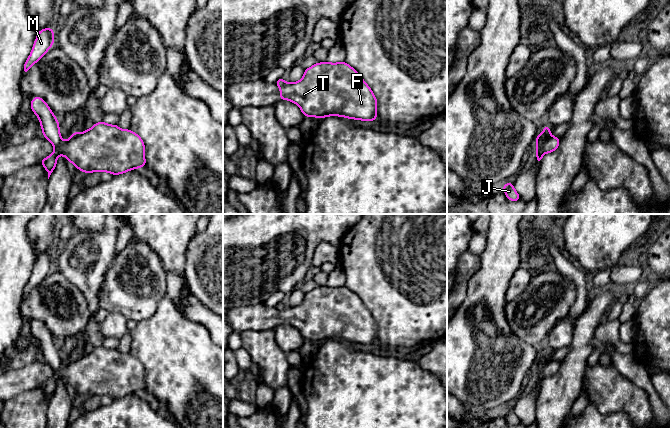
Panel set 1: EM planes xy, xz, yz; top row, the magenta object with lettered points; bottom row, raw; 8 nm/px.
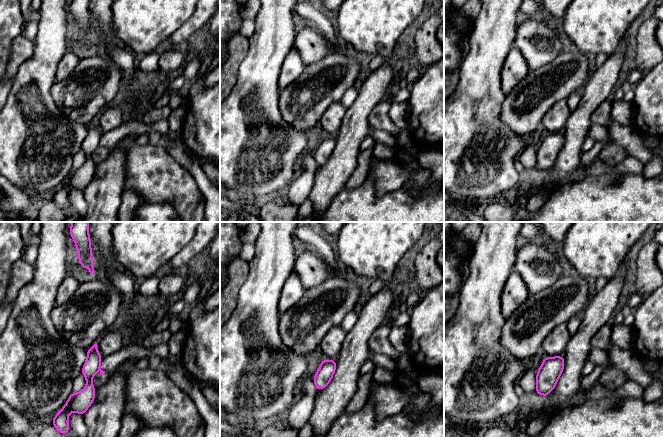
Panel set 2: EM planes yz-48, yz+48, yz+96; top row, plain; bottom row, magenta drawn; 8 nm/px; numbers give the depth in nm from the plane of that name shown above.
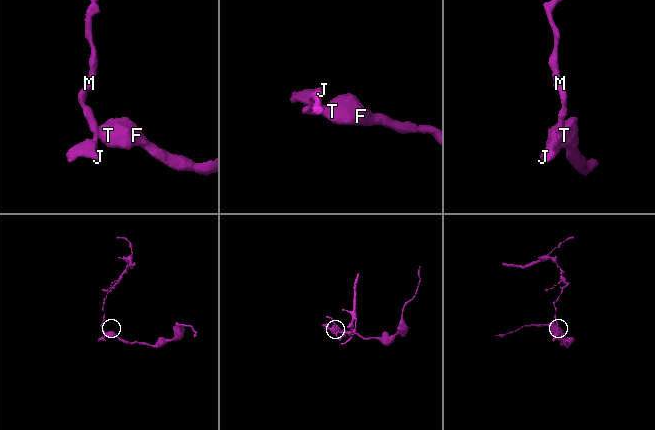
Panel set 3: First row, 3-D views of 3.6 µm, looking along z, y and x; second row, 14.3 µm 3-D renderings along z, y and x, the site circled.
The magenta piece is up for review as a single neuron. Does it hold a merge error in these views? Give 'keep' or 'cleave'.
cleave

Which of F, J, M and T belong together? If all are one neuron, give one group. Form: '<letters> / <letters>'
F T / J M

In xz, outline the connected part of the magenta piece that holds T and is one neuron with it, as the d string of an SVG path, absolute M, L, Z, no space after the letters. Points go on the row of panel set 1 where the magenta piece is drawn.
M345 61L339 63L321 62L305 69L302 79L280 87L280 100L289 100L299 106L305 117L341 116L349 119L373 121L377 119L377 99L361 75Z

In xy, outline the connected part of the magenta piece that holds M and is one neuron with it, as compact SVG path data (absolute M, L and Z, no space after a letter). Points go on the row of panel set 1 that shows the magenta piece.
M45 28L38 32L35 39L30 56L26 60L23 68L23 74L26 74L32 65L39 61L46 52L54 44L54 30L52 28Z

